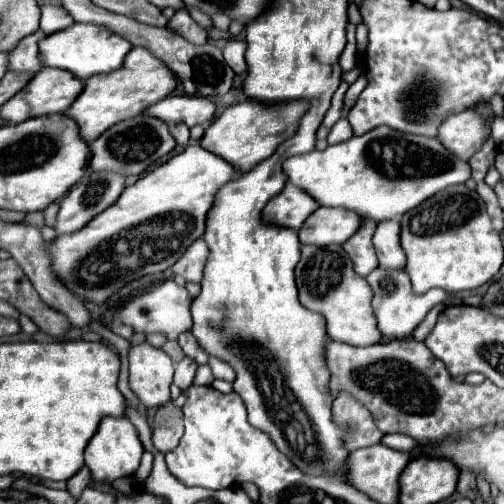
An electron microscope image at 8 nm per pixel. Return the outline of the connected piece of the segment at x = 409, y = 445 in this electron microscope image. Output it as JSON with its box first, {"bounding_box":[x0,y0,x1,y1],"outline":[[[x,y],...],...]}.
{"bounding_box":[381,434,417,452],"outline":[[[386,434],[382,437],[381,442],[392,449],[407,452],[412,452],[417,445],[413,438],[403,434]]]}

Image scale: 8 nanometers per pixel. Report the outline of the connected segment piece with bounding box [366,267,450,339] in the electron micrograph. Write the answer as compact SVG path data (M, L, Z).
M374 269L368 277L366 277L368 285L372 287L374 299L372 299L372 307L374 307L374 315L378 321L378 331L382 333L384 339L406 339L412 335L412 331L422 323L422 319L426 317L426 313L440 303L446 303L450 295L440 291L440 289L432 289L424 295L414 295L410 289L410 281L406 271L384 271L384 269Z

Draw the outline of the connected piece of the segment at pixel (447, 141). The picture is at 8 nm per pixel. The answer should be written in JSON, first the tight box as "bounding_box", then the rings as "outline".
{"bounding_box":[438,109,490,161],"outline":[[[468,109],[464,113],[448,117],[440,125],[438,139],[446,149],[452,149],[462,161],[468,161],[490,135],[490,125],[474,111]]]}

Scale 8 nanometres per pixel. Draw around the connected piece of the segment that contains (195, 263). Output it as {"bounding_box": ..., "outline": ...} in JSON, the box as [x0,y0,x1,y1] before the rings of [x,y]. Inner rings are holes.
{"bounding_box":[172,239,208,283],"outline":[[[198,239],[188,247],[188,251],[180,257],[180,261],[172,267],[172,271],[176,275],[182,275],[188,283],[200,283],[206,259],[208,259],[208,245],[204,239]]]}

